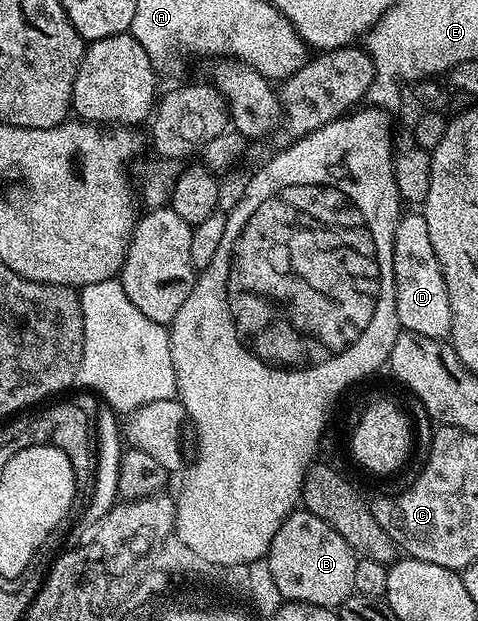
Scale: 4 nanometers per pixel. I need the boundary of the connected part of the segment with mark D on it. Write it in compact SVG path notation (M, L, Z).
M408 211L400 218L394 231L392 266L396 288L396 314L401 330L423 337L444 339L452 332L452 308L450 295L434 243L430 243L430 231L426 228L423 212Z

